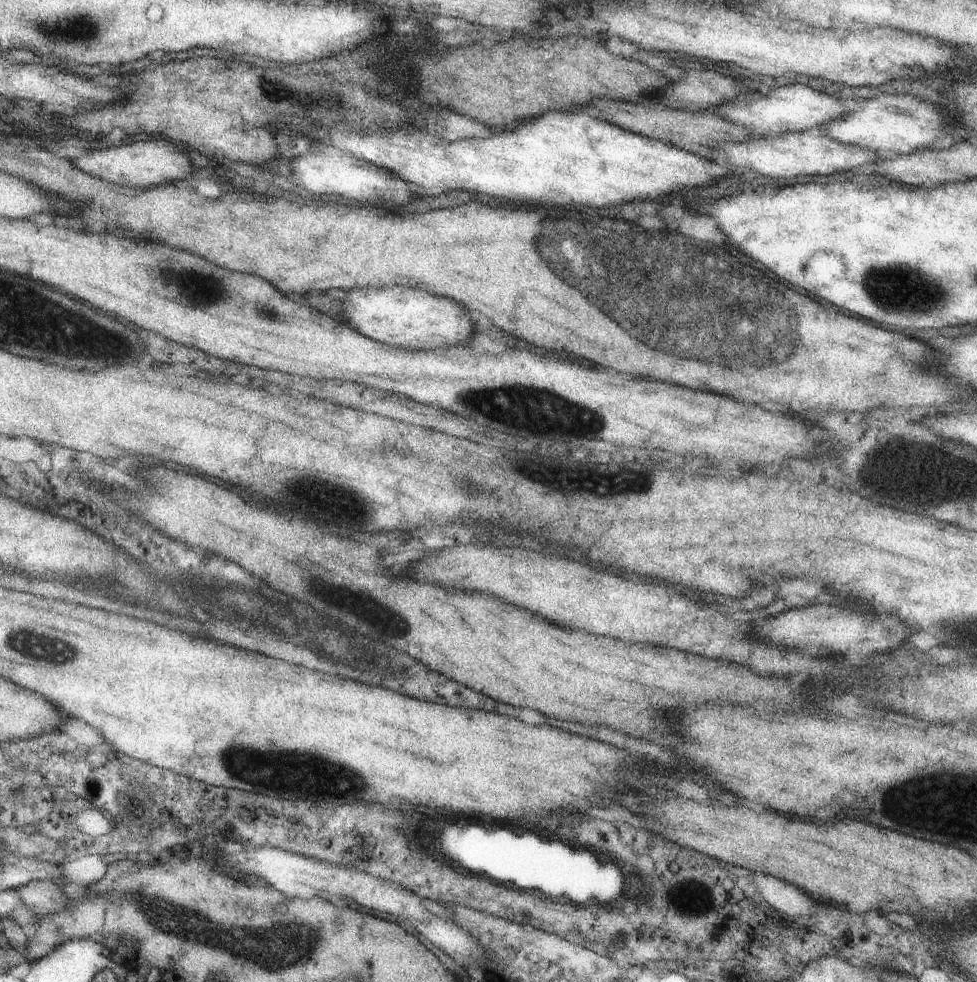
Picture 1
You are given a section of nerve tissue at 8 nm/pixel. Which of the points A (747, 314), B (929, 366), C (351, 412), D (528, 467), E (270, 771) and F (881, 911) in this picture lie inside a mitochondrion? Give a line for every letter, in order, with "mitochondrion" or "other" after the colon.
A: mitochondrion
B: other
C: other
D: mitochondrion
E: mitochondrion
F: other

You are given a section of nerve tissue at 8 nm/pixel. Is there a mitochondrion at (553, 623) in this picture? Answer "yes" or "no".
no

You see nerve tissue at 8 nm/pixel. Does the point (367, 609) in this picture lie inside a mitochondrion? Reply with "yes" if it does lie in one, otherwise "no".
yes

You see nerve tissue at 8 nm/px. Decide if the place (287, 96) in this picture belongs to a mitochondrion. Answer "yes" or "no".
yes

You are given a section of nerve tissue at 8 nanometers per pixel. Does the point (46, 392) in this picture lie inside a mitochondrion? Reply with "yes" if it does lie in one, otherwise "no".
no

